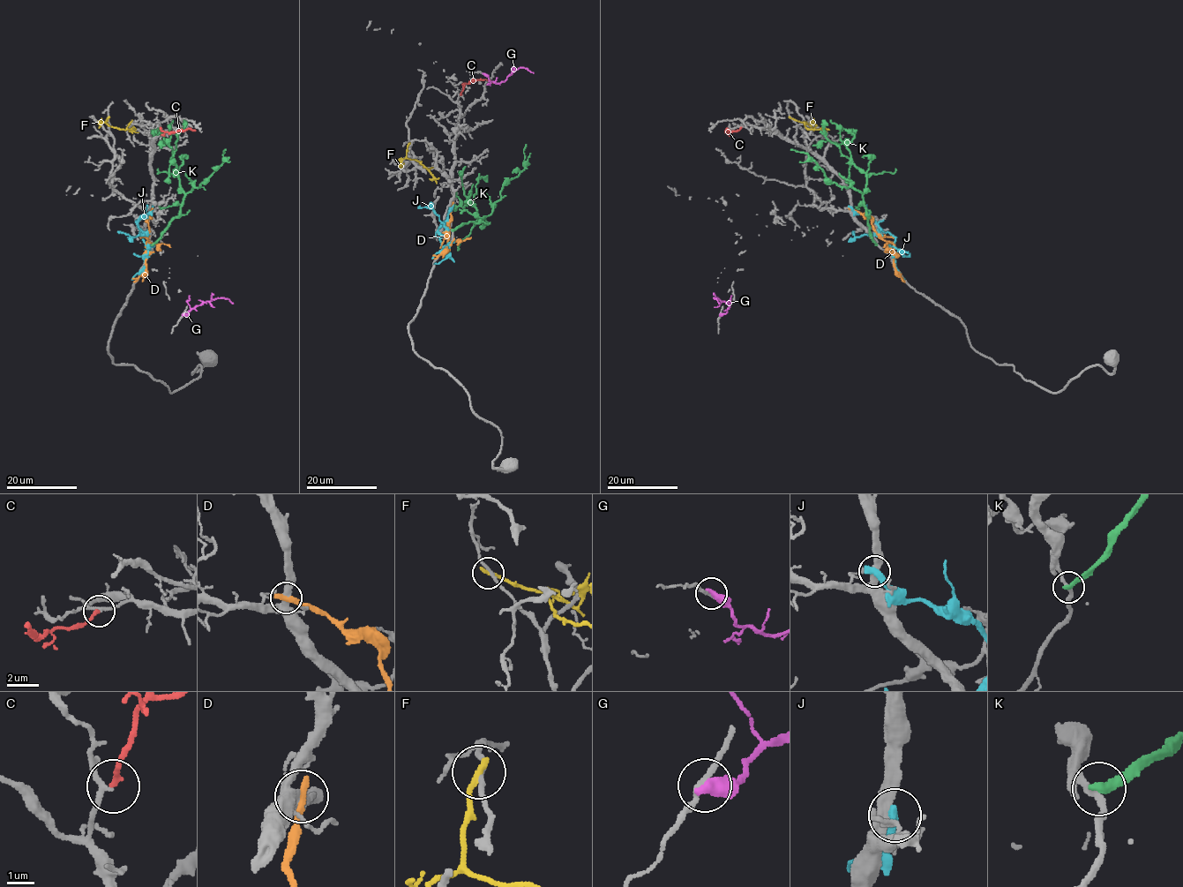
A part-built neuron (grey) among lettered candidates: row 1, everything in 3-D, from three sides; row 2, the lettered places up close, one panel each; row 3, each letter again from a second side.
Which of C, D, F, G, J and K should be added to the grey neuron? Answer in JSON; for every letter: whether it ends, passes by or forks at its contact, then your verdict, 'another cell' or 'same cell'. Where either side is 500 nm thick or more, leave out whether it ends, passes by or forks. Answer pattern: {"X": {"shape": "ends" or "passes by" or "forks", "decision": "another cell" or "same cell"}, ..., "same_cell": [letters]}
{"C": {"shape": "ends", "decision": "same cell"}, "D": {"shape": "ends", "decision": "another cell"}, "F": {"shape": "ends", "decision": "another cell"}, "G": {"decision": "another cell"}, "J": {"shape": "ends", "decision": "another cell"}, "K": {"shape": "ends", "decision": "another cell"}, "same_cell": ["C"]}

